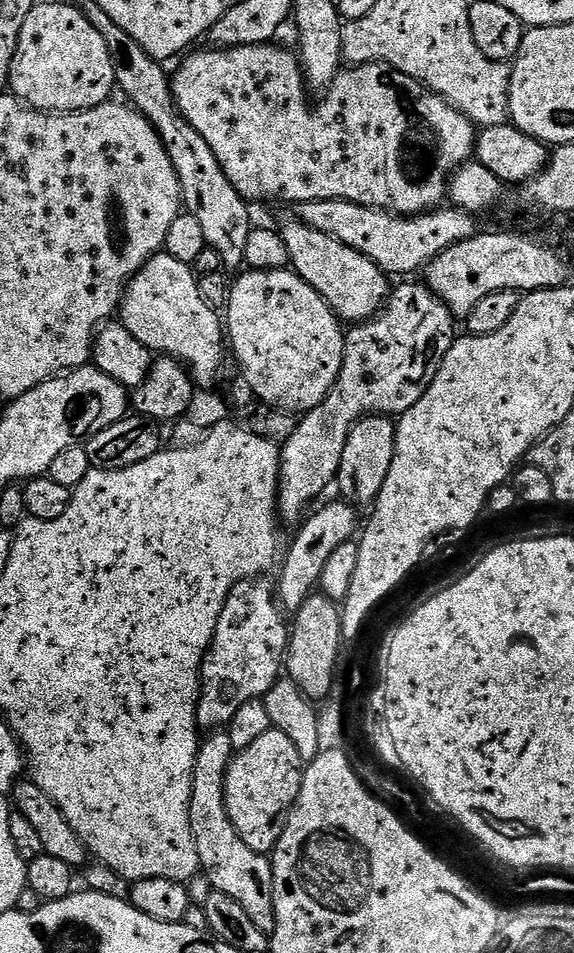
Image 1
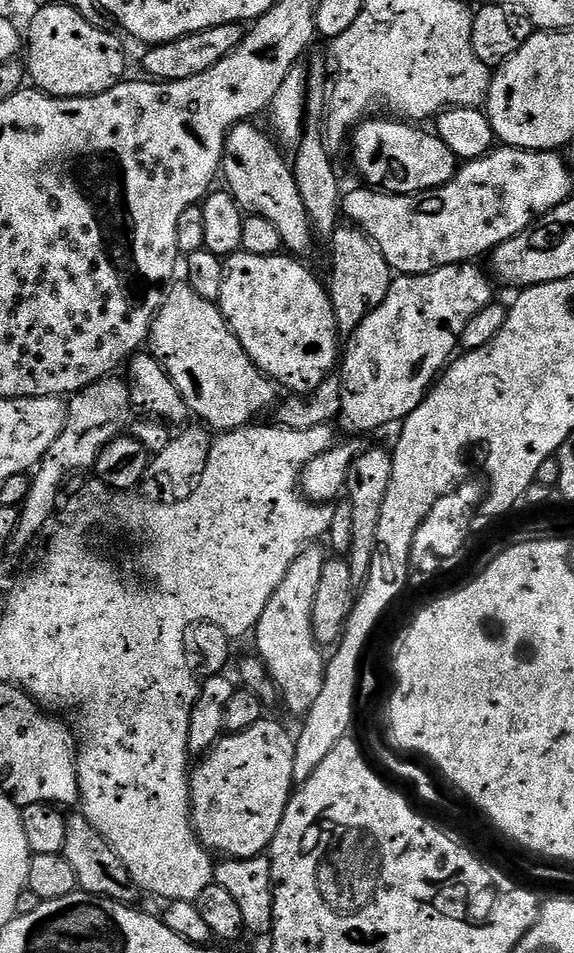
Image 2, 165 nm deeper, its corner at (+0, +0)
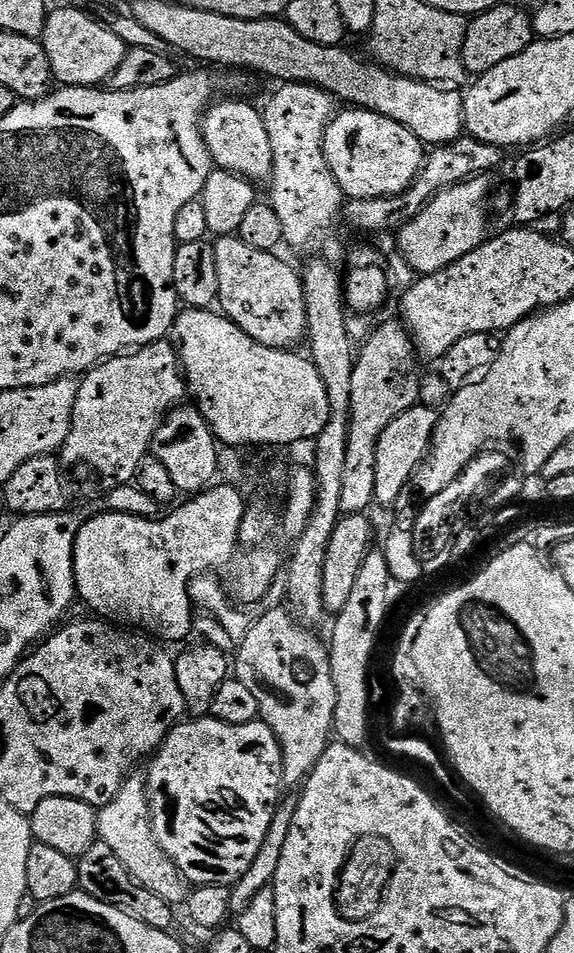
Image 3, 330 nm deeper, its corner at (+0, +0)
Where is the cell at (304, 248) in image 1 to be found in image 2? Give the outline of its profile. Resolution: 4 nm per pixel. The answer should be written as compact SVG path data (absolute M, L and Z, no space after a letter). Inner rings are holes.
M255 123L235 124L224 139L222 180L237 204L249 216L267 218L278 230L284 248L289 253L308 252L312 248L314 231L295 181L293 165L280 153L281 145L269 133L255 128Z

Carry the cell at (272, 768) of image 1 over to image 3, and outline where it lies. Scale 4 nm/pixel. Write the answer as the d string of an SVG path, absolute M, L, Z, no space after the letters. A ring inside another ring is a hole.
M188 718L177 724L161 742L150 760L152 777L149 775L146 780L152 833L189 885L231 886L250 870L250 862L254 862L258 850L262 850L262 838L266 838L276 805L282 799L283 761L274 730L261 719L246 722L246 726L230 726L211 718Z

